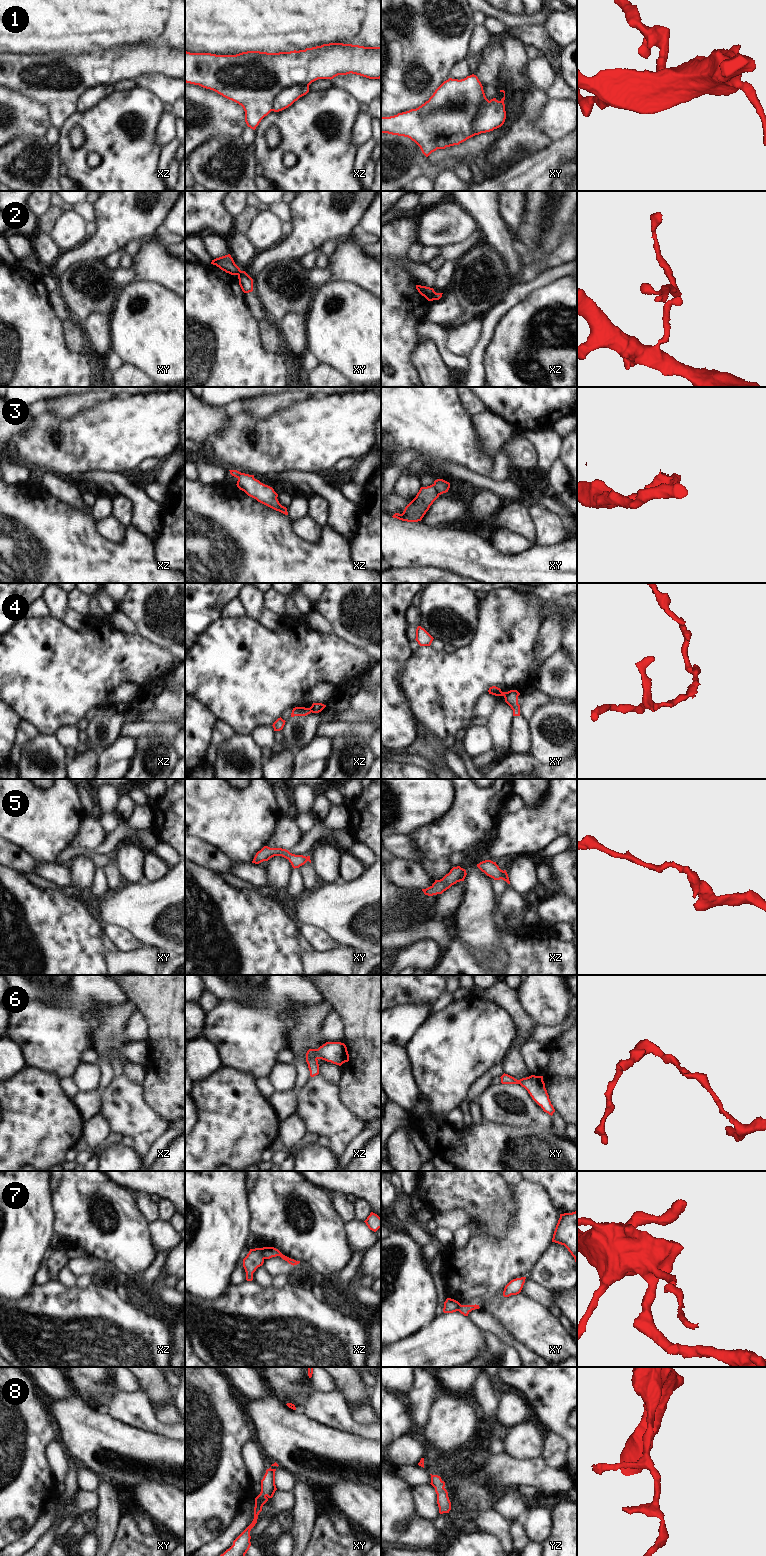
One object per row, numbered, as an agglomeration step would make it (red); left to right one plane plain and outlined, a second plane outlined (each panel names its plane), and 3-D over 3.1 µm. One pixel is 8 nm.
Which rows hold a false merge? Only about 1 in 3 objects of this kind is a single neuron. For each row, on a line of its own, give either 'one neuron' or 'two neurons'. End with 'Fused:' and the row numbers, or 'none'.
1: two neurons
2: two neurons
3: two neurons
4: two neurons
5: one neuron
6: one neuron
7: two neurons
8: one neuron
Fused: 1, 2, 3, 4, 7

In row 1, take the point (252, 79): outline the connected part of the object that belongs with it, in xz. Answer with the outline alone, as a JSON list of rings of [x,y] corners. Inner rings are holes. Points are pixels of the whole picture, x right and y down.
[[[329,43],[305,50],[267,53],[247,51],[236,55],[190,53],[185,51],[185,82],[213,90],[241,105],[245,122],[255,130],[272,111],[275,96],[292,85],[310,85],[318,79],[356,74],[369,79],[381,78],[381,47]]]

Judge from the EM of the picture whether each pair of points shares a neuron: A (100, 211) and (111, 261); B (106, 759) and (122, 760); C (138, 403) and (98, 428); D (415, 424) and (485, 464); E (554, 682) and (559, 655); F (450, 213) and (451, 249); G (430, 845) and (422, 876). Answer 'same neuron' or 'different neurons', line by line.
A: different neurons
B: same neuron
C: same neuron
D: same neuron
E: same neuron
F: different neurons
G: different neurons

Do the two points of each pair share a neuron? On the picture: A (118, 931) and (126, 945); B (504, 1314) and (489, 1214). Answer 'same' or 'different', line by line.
A: same
B: different

